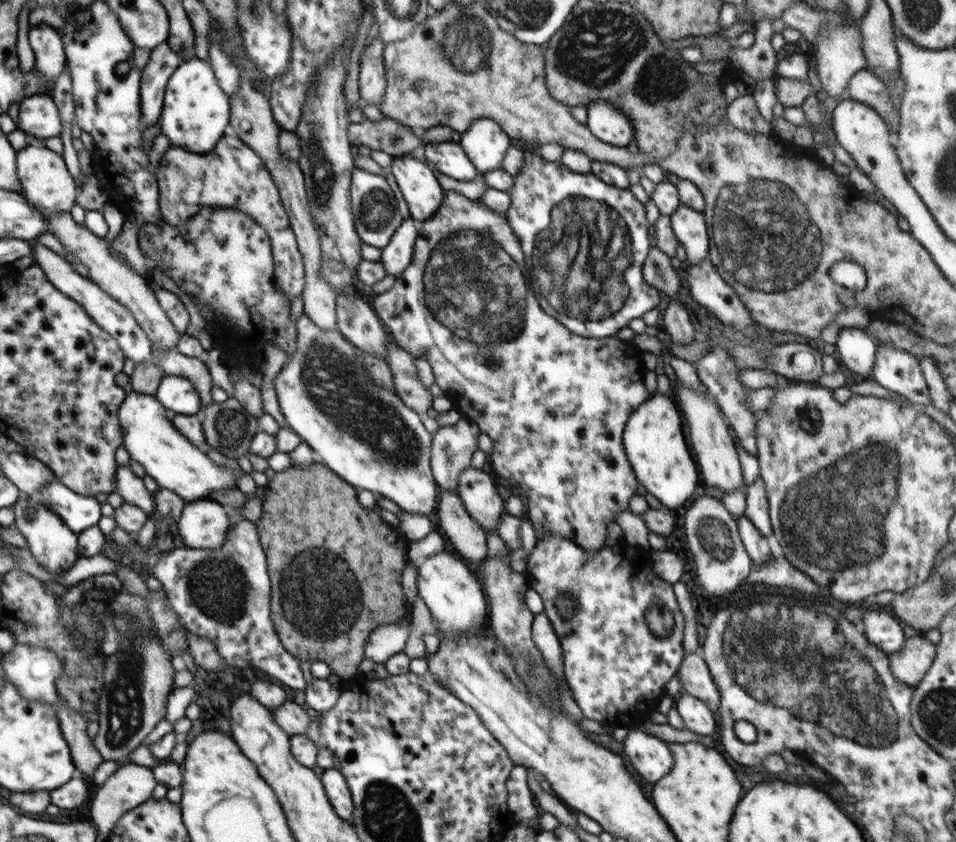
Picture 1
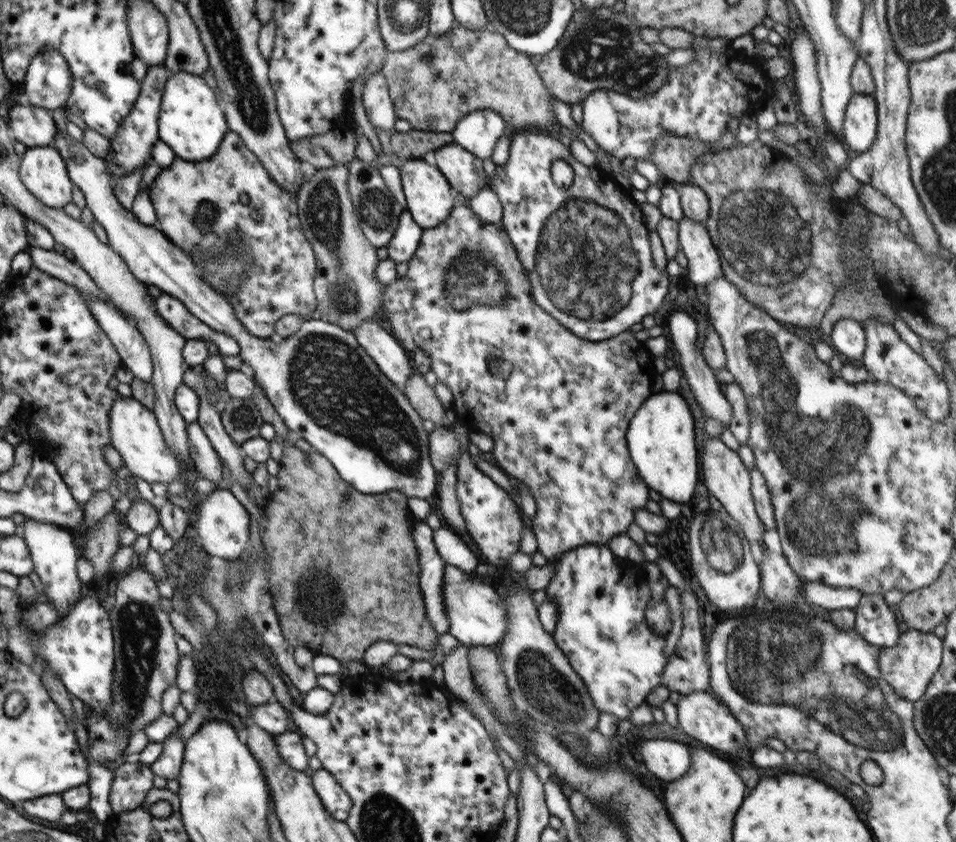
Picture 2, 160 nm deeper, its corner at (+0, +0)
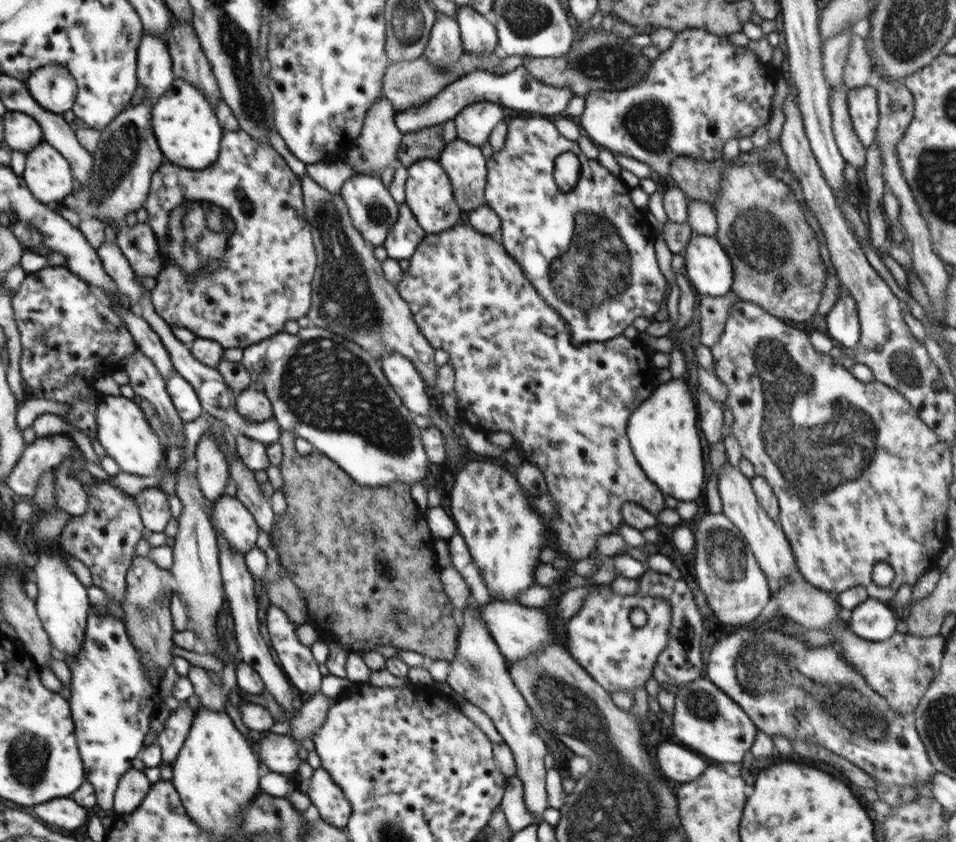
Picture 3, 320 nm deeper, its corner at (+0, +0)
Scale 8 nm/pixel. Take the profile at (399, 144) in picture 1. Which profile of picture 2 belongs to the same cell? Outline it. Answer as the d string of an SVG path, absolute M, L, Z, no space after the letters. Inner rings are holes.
M331 130L326 134L290 140L293 153L301 161L312 164L316 169L334 166L337 162L348 165L355 159L357 133L350 135Z

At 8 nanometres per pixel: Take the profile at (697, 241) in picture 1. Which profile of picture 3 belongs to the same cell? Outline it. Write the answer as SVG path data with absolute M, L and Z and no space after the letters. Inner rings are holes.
M694 233L684 256L687 280L699 296L722 297L731 293L734 281L732 262L716 236Z

